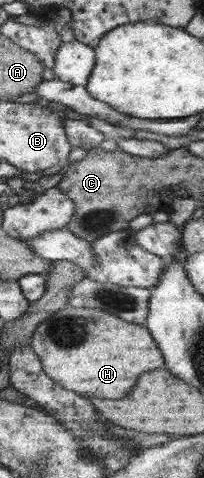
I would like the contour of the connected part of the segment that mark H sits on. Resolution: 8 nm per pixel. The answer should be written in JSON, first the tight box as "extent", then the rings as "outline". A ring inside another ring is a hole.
{"extent":[30,309,165,399],"outline":[[[60,309],[39,325],[30,345],[51,379],[83,397],[123,399],[143,373],[165,367],[162,349],[146,325],[133,325],[103,309]]]}

